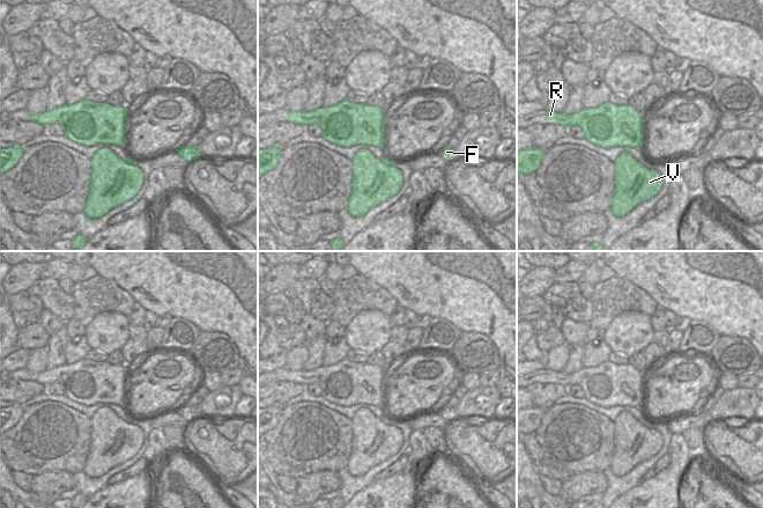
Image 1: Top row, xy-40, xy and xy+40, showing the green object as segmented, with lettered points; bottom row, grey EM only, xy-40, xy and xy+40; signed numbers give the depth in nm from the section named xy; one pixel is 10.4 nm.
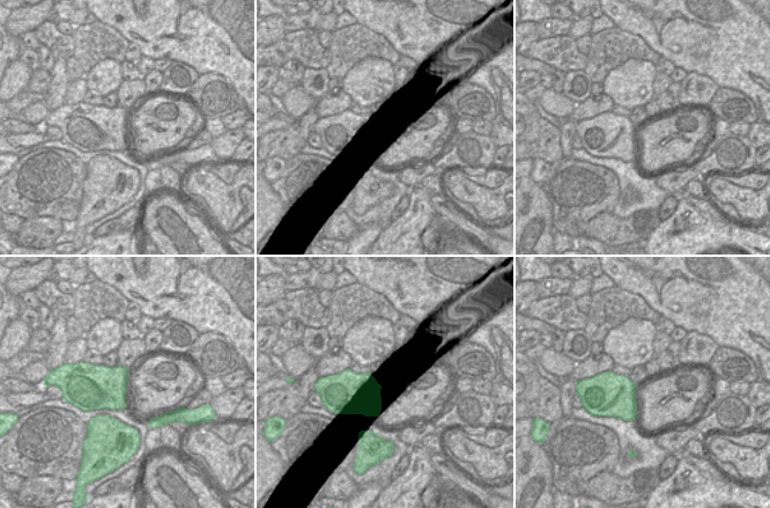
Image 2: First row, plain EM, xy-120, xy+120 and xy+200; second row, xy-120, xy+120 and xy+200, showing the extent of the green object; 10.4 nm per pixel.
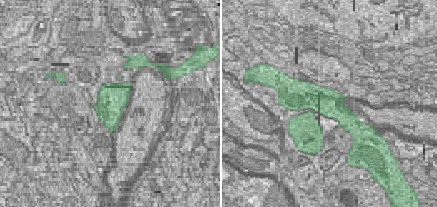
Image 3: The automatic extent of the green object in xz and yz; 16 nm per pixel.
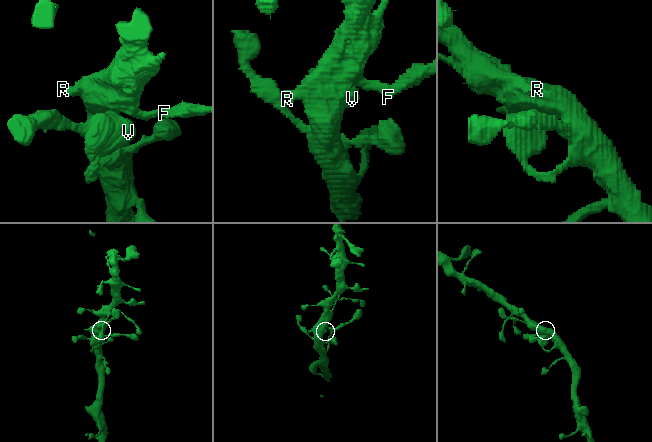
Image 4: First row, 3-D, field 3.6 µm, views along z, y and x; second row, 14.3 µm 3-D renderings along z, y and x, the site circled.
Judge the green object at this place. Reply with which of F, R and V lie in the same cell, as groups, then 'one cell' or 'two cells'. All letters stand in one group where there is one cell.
F R V; one cell

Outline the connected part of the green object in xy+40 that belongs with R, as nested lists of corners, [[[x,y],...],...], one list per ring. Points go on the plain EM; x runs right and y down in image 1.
[[[608,361],[577,373],[554,371],[546,368],[549,380],[563,386],[579,385],[584,398],[602,407],[643,407],[644,377],[630,363],[618,366]]]

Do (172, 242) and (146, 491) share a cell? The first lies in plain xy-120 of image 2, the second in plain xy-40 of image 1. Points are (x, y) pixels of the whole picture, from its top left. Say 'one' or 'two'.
two

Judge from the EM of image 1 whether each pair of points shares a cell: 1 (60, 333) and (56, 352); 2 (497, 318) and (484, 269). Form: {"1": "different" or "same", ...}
{"1": "same", "2": "same"}

